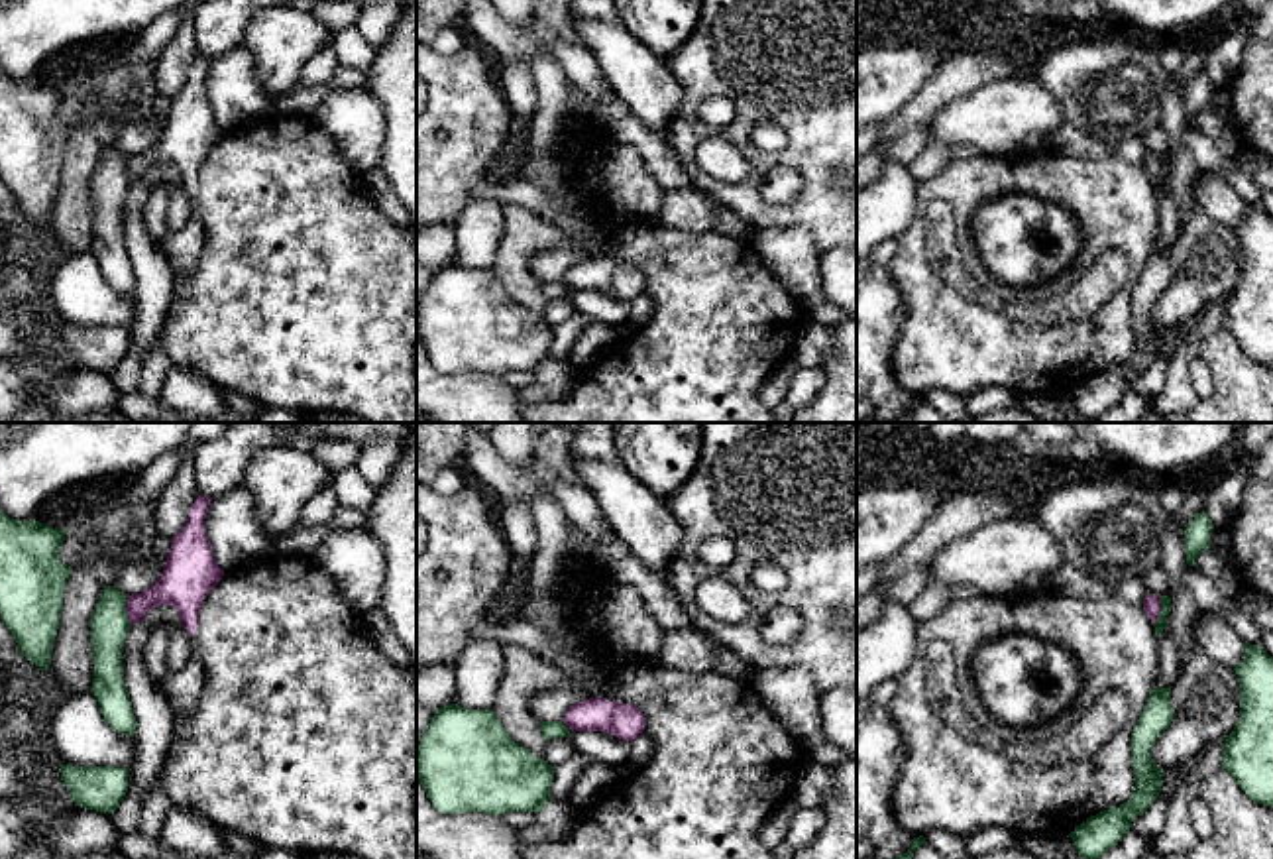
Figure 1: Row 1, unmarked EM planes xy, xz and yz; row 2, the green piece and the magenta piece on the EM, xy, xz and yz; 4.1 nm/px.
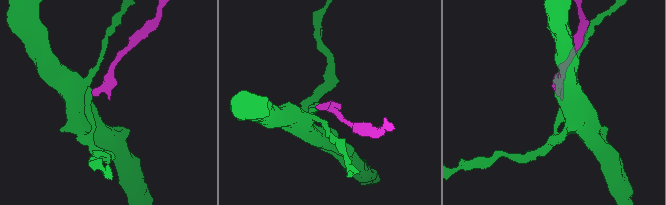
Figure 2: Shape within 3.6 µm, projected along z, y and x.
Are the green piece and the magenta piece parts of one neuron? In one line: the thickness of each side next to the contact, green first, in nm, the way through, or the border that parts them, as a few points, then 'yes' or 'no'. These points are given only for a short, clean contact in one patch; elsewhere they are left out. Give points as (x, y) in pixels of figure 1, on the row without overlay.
calibres 50 and 70 nm; border yz (1160, 158), (1160, 175), (1154, 185); no

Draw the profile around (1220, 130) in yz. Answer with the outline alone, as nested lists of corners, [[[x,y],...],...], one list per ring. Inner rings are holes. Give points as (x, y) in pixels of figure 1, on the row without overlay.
[[[1208,108],[1200,112],[1194,122],[1196,128],[1206,134],[1224,155],[1236,157],[1242,142],[1230,120]]]

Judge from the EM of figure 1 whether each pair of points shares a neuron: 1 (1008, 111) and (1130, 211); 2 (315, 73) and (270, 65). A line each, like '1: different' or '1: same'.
1: different
2: different

